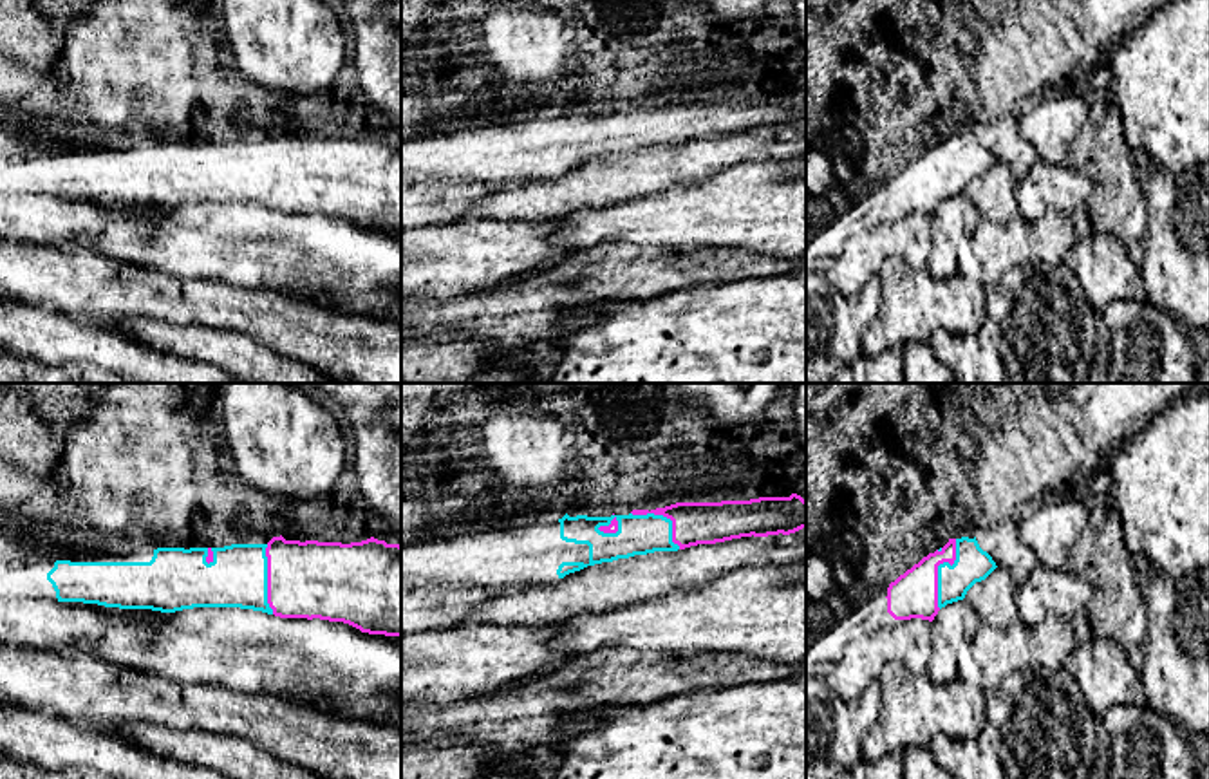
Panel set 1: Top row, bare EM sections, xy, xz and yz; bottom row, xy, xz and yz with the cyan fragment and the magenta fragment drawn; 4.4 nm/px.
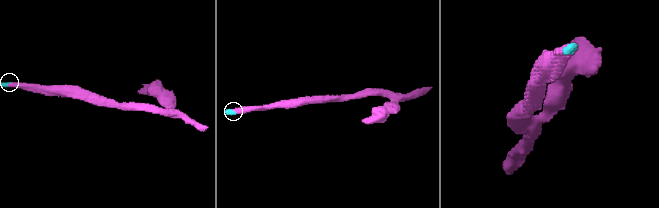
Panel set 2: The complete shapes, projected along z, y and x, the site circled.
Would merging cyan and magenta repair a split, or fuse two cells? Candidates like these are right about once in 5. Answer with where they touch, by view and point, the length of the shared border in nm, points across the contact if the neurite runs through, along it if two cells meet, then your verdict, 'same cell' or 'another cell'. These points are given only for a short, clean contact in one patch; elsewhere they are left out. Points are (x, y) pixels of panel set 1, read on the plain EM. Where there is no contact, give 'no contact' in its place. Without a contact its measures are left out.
yz (938, 163) | 320 nm | same cell

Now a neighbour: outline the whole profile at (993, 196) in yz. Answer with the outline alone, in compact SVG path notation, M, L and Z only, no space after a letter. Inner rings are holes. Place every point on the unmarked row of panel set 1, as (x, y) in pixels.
M996 163L985 175L976 177L965 190L965 199L978 210L981 219L1008 224L1017 217L1014 195L1017 179L1003 163Z

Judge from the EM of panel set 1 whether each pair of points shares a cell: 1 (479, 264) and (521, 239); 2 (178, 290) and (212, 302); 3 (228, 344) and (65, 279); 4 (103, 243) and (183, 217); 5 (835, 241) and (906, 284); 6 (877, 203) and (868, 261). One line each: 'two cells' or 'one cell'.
1: one cell
2: one cell
3: two cells
4: one cell
5: two cells
6: one cell

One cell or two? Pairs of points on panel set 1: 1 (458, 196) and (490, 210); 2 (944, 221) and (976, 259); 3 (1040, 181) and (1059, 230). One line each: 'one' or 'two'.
1: two
2: two
3: two

